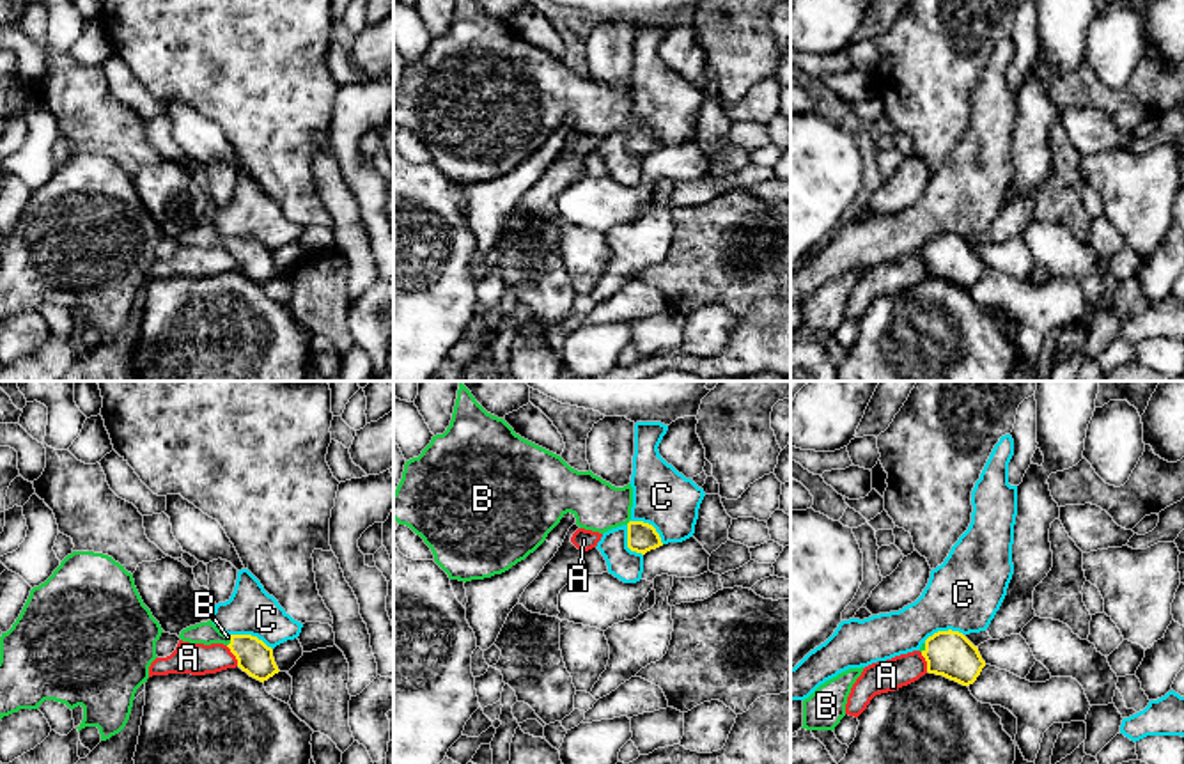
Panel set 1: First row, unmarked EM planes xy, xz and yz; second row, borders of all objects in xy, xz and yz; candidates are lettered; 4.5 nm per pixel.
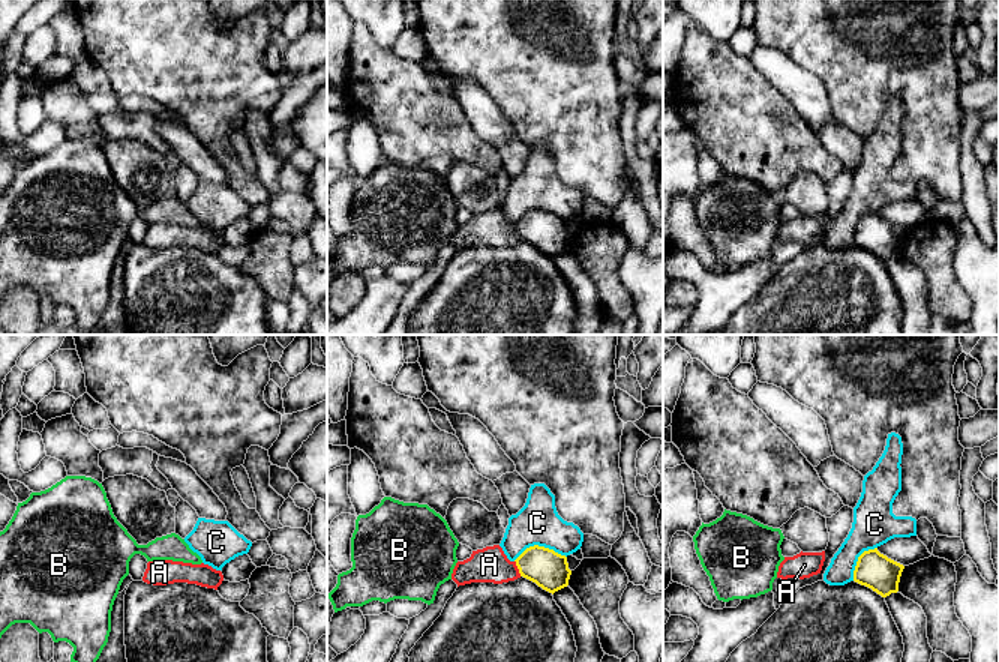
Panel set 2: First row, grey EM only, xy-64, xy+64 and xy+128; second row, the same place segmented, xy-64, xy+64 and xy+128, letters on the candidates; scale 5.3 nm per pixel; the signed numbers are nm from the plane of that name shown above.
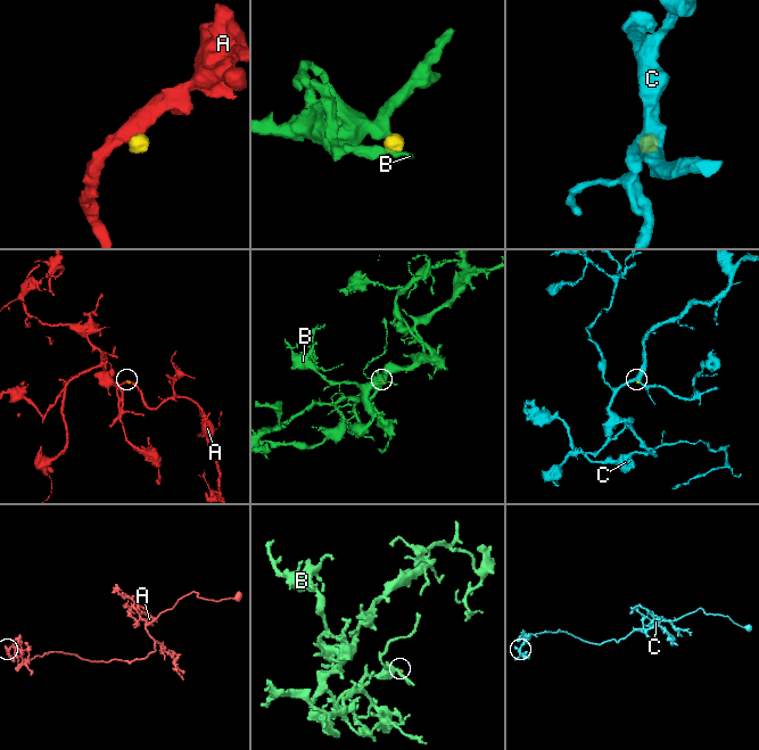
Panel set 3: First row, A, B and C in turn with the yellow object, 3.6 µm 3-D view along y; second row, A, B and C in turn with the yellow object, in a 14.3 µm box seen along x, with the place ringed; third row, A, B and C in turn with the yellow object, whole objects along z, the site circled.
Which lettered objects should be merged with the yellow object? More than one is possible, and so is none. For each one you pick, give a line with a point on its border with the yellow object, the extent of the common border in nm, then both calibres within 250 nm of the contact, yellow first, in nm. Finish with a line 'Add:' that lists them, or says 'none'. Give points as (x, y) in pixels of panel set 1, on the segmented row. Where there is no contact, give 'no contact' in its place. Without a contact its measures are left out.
B: contact xy (231, 640); length 60 nm; calibres 160 and 100 nm
Add: B

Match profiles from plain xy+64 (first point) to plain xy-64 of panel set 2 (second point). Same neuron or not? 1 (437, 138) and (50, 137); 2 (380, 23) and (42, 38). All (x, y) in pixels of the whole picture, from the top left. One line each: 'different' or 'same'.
1: different
2: same

